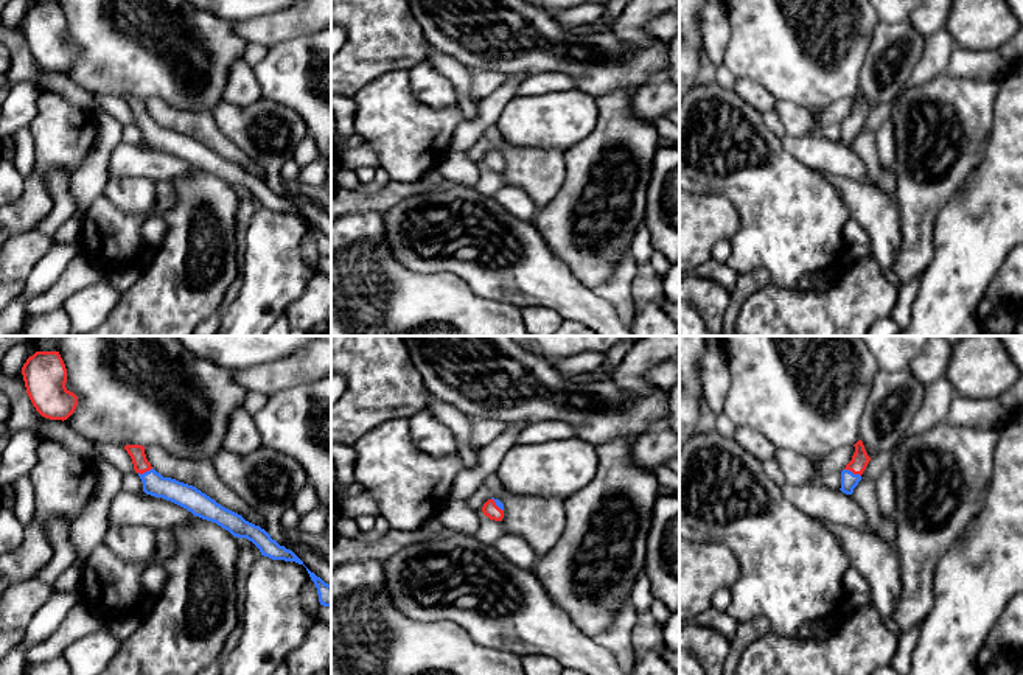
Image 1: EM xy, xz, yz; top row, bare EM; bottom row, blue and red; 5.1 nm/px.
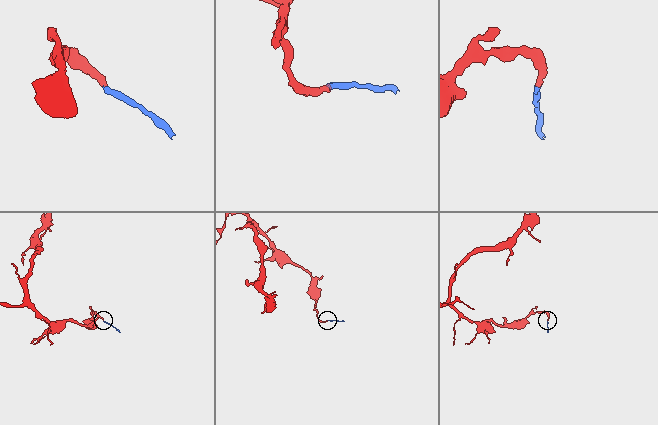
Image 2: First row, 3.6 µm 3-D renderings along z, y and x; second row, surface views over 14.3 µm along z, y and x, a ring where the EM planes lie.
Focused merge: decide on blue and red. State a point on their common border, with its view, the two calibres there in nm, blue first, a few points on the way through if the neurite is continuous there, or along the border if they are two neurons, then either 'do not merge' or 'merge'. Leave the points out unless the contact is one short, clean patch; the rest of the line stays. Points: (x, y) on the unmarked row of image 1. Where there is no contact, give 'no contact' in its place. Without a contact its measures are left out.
yz (851, 123) | 90/90 nm | across yz (849, 132), (851, 123), (860, 111) | merge

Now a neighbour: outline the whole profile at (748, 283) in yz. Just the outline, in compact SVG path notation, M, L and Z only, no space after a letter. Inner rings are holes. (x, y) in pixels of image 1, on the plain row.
M756 269L738 275L734 291L731 292L731 302L723 317L723 336L737 336L735 322L740 314L743 302L770 285L768 274L762 269Z

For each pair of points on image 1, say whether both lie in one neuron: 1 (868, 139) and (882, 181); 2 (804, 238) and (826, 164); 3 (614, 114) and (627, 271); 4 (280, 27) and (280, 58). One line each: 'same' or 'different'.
1: same
2: different
3: different
4: different

